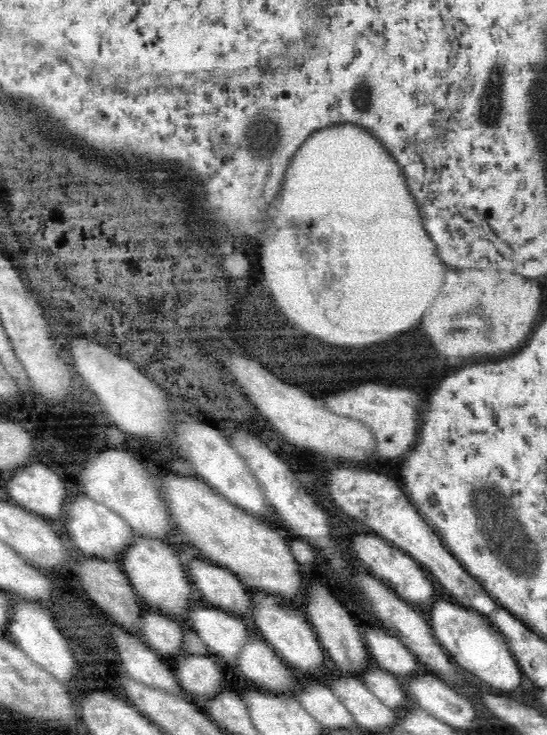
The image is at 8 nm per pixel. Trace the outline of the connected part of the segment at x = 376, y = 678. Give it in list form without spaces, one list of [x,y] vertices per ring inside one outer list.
[[[373,665],[361,672],[360,679],[388,708],[404,708],[408,704],[400,682],[390,672],[378,670],[378,666]]]

